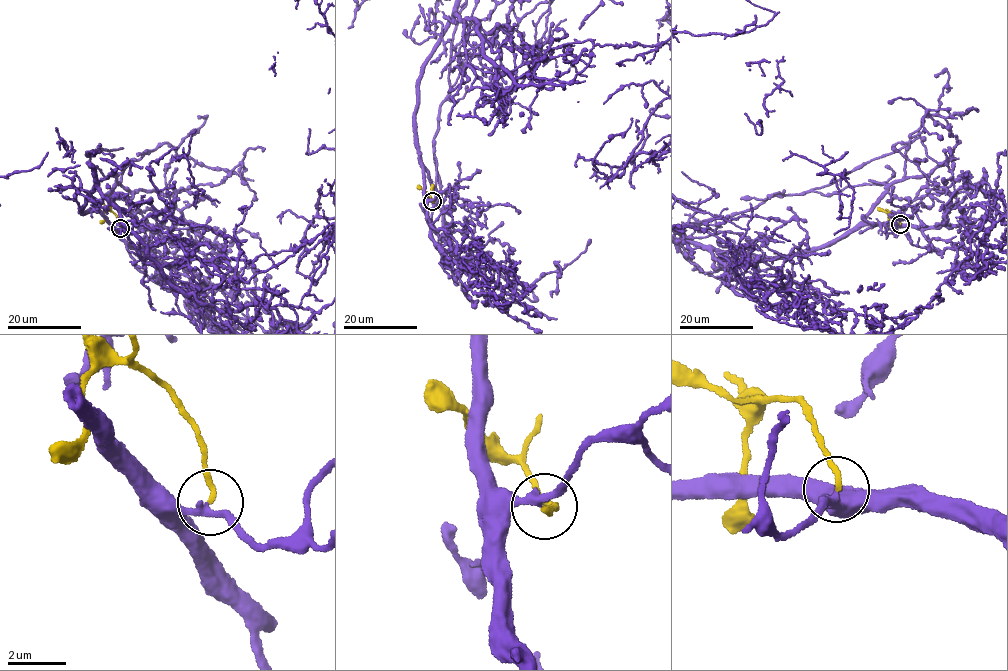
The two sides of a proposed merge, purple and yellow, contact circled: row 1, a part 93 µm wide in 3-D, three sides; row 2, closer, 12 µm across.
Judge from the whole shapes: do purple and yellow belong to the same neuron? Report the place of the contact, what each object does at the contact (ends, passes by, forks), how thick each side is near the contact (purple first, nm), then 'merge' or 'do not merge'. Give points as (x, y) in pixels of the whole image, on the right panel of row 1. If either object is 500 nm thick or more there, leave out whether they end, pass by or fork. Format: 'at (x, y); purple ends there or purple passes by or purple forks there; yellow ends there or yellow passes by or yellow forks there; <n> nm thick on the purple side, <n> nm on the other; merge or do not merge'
at (900, 224); purple passes by; yellow ends there; 240 nm thick on the purple side, 170 nm on the other; merge

